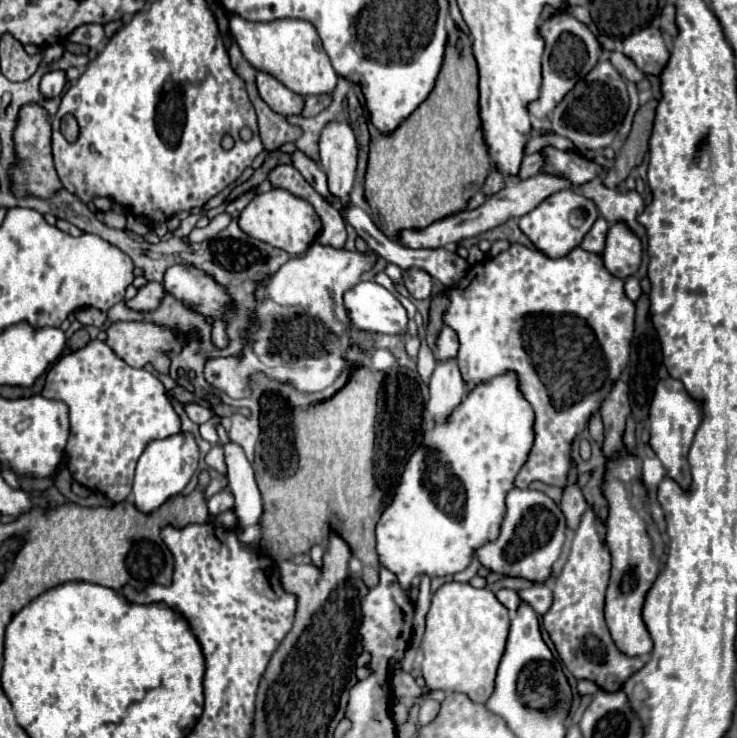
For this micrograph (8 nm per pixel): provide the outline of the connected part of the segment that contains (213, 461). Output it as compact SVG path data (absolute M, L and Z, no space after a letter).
M215 446L209 450L209 454L205 456L205 464L213 470L217 470L221 476L227 476L227 464L225 464L225 458L223 458L223 448L221 446Z

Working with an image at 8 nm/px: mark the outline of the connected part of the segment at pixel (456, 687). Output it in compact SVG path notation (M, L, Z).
M447 582L431 600L427 614L427 630L423 634L423 678L427 688L443 692L463 692L473 702L485 704L493 692L499 660L505 650L509 632L507 608L489 588L473 588L471 584Z

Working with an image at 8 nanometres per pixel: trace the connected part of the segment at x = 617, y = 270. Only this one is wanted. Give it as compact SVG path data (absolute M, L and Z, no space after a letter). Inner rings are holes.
M613 224L607 234L603 262L617 278L625 280L633 276L641 264L641 240L625 224Z

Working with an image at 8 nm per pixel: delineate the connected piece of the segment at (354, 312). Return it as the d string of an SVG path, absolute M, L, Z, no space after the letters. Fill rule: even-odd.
M365 280L345 294L345 306L355 330L403 336L409 316L403 304L381 284Z

